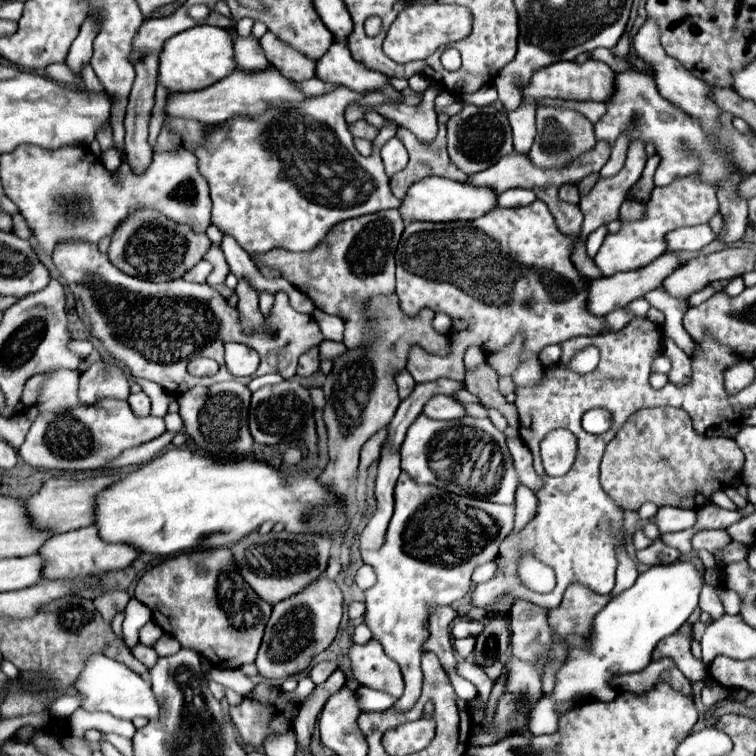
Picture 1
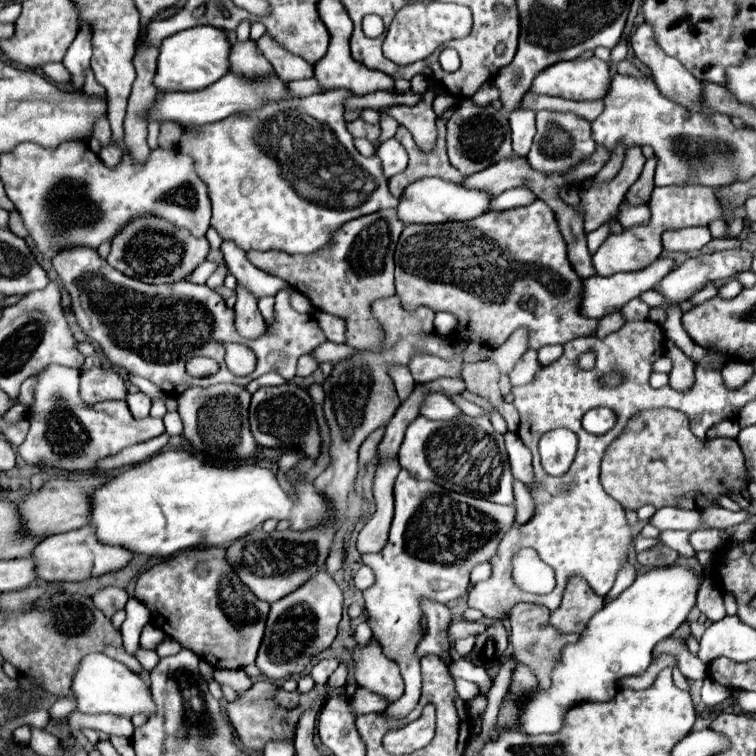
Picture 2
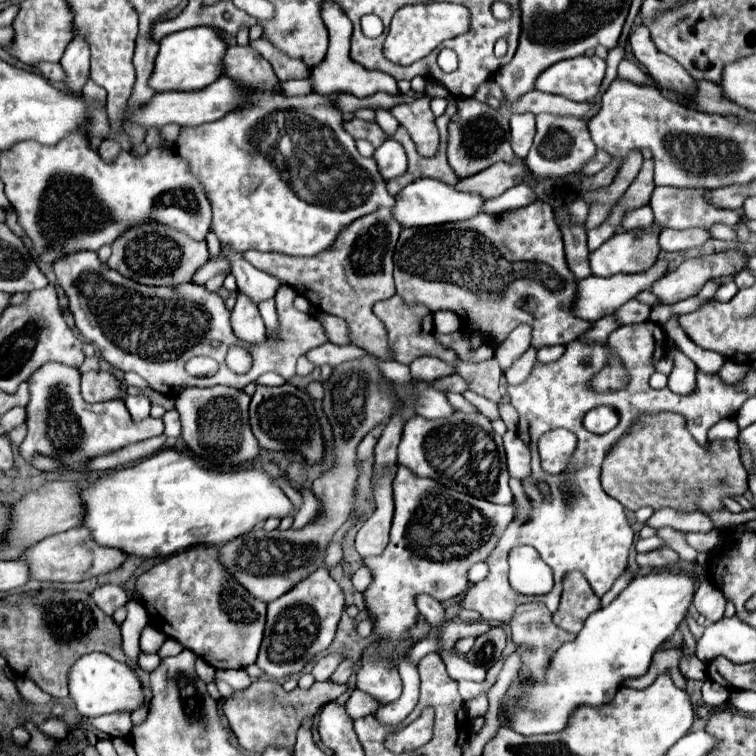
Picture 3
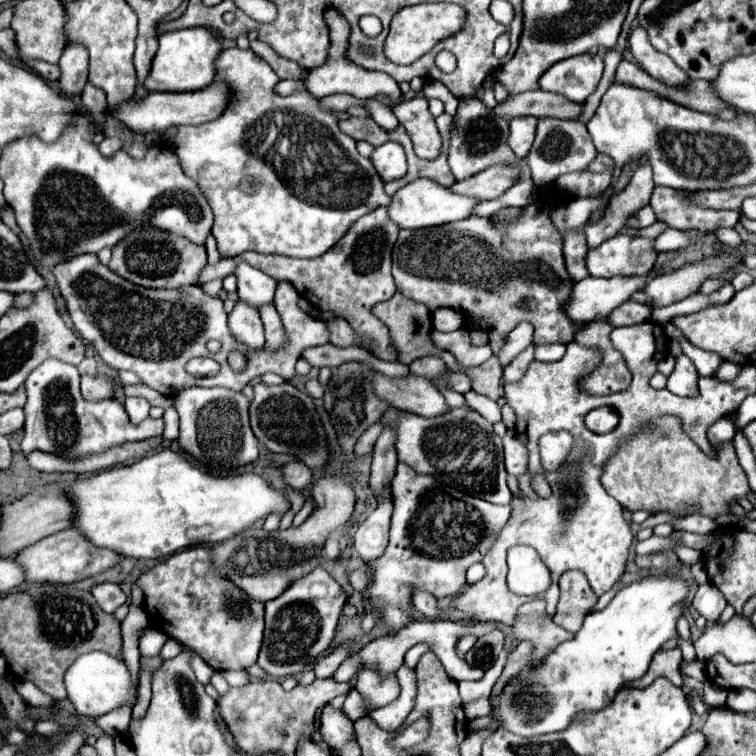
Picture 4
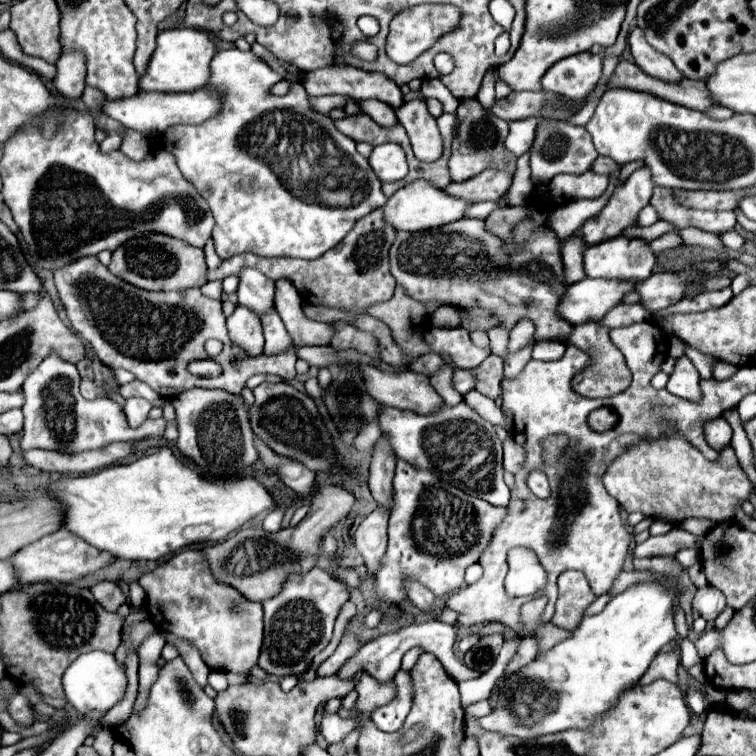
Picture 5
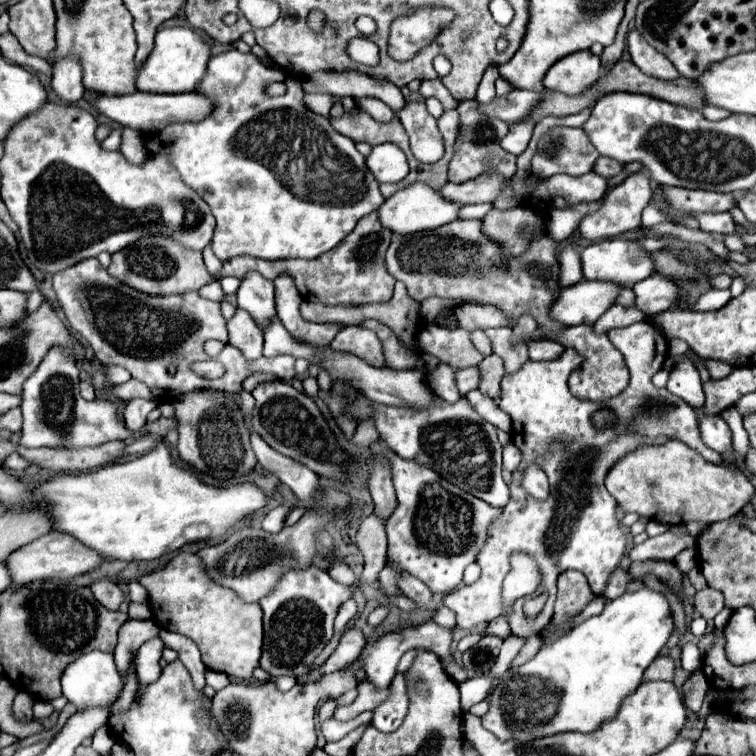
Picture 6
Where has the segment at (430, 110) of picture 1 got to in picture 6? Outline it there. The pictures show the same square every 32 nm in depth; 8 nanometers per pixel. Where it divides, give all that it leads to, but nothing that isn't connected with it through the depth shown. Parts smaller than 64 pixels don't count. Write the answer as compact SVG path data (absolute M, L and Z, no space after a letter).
M408 104L400 114L400 122L410 136L410 148L416 160L436 162L444 156L444 140L436 126L436 120L428 114L424 104Z

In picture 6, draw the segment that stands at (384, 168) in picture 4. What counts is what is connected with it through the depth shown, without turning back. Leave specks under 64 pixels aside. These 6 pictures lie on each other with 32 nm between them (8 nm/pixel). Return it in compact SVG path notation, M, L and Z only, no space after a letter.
M378 144L366 158L368 170L376 176L376 182L396 184L406 178L408 162L406 154L396 144Z

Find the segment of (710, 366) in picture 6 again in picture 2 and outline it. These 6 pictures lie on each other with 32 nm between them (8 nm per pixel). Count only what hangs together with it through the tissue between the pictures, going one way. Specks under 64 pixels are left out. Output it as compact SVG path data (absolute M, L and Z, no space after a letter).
M730 360L730 362L726 362L724 368L722 368L722 378L724 378L724 384L726 384L728 388L740 388L740 386L744 386L744 382L752 376L752 372L754 372L752 364Z

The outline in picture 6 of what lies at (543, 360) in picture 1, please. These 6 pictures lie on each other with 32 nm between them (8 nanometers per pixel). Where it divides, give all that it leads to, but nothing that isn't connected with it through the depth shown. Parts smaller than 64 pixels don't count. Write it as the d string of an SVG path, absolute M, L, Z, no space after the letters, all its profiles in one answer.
M538 340L538 342L528 342L528 354L530 360L554 360L560 354L558 344L550 340Z

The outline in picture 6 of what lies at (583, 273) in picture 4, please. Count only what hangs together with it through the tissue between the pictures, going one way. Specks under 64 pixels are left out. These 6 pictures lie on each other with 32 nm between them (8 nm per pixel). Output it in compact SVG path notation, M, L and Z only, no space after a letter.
M564 248L560 252L560 288L568 288L582 280L582 266L580 266L580 254L576 248Z

